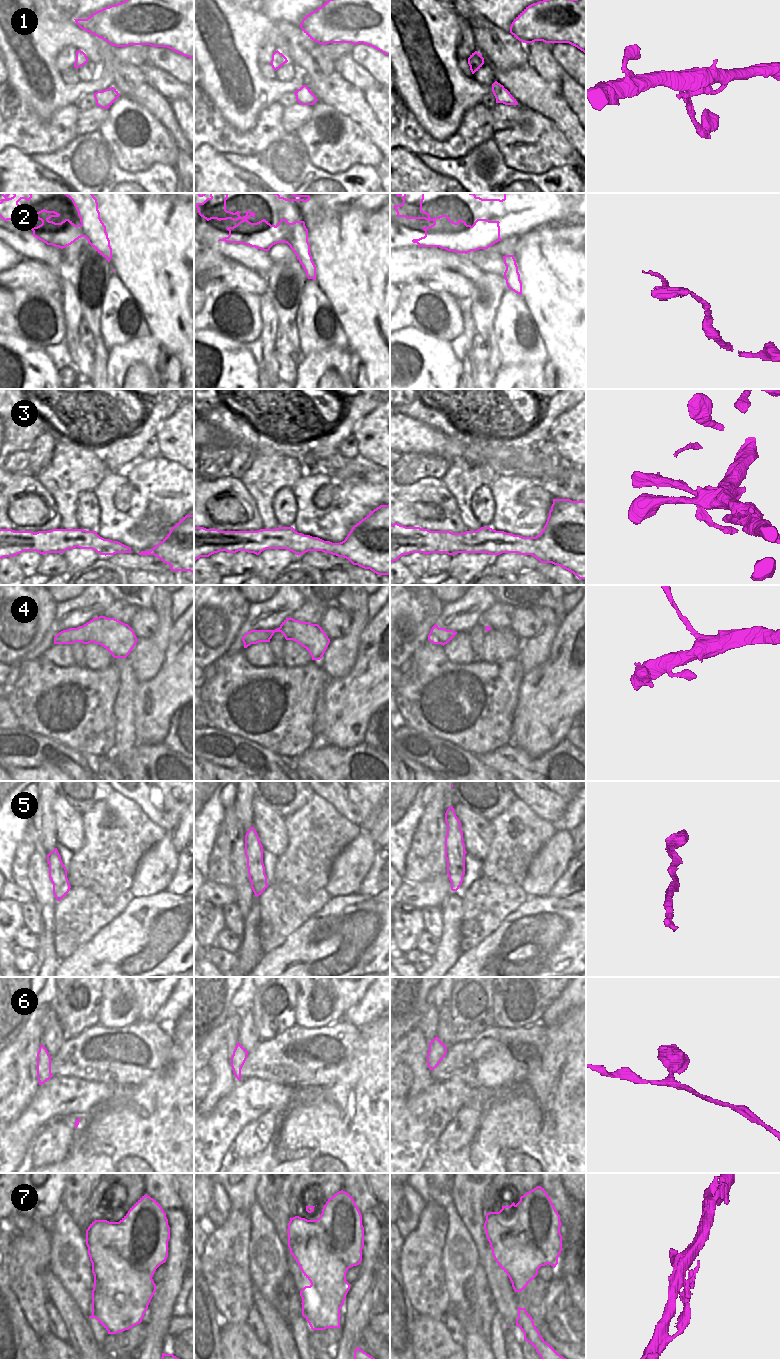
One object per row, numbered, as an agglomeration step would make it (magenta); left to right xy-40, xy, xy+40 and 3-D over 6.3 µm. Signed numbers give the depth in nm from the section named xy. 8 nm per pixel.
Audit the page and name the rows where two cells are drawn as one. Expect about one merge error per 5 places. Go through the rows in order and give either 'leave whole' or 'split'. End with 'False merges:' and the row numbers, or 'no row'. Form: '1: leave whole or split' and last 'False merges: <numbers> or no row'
1: leave whole
2: split
3: leave whole
4: leave whole
5: leave whole
6: leave whole
7: leave whole
False merges: 2

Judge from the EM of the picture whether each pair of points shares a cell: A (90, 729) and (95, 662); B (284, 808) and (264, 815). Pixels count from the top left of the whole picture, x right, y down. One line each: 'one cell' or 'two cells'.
A: two cells
B: two cells

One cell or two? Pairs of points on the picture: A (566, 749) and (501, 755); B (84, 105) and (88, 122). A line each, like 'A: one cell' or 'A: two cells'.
A: one cell
B: two cells

